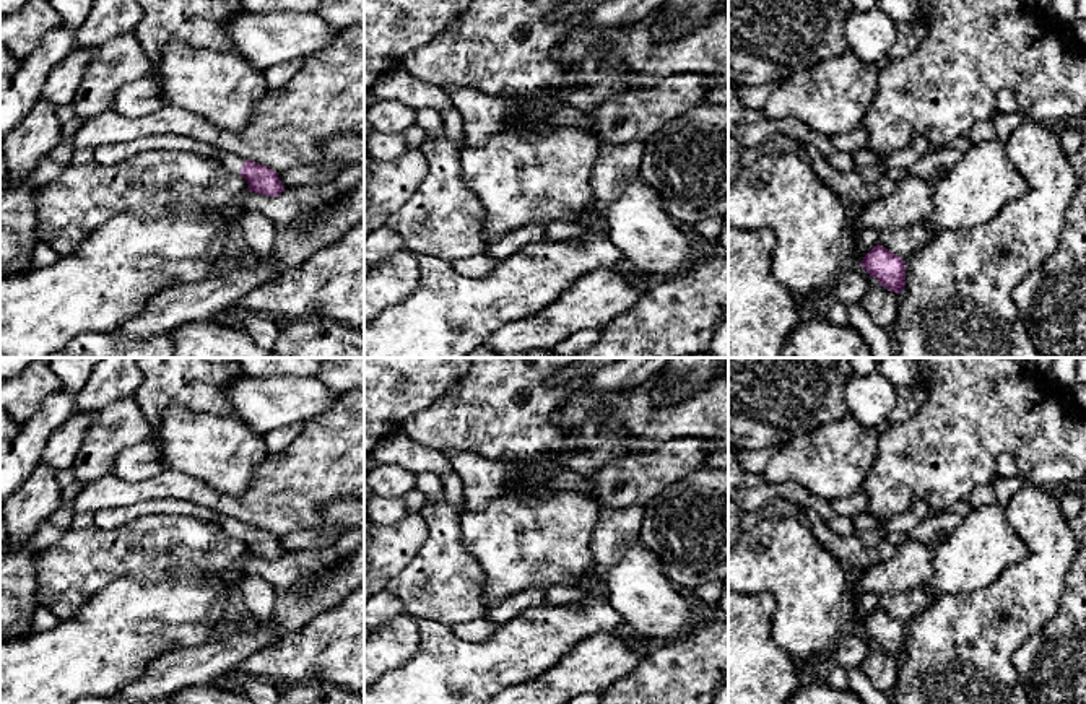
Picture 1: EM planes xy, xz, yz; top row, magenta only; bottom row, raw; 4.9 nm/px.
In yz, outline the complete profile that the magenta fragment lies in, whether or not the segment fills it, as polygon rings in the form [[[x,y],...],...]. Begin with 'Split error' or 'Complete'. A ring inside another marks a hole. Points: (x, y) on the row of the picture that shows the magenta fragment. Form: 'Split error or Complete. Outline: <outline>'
Complete. Outline: [[[876,244],[860,263],[880,286],[901,293],[906,286],[906,262],[886,247]]]

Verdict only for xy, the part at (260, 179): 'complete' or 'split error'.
split error

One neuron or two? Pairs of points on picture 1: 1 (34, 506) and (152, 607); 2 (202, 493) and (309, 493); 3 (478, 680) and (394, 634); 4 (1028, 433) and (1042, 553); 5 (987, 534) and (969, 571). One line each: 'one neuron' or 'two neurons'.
1: two neurons
2: one neuron
3: two neurons
4: two neurons
5: one neuron

